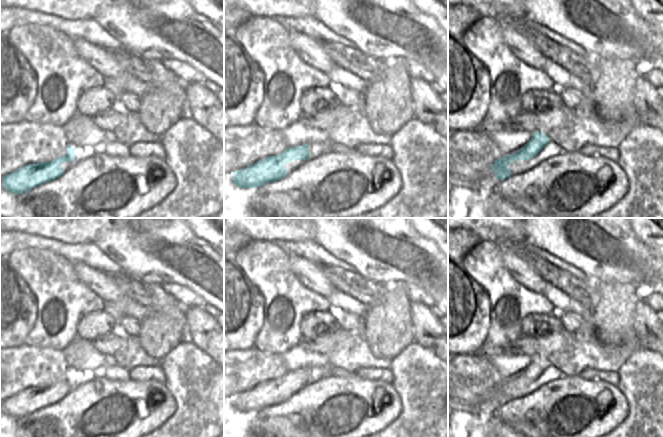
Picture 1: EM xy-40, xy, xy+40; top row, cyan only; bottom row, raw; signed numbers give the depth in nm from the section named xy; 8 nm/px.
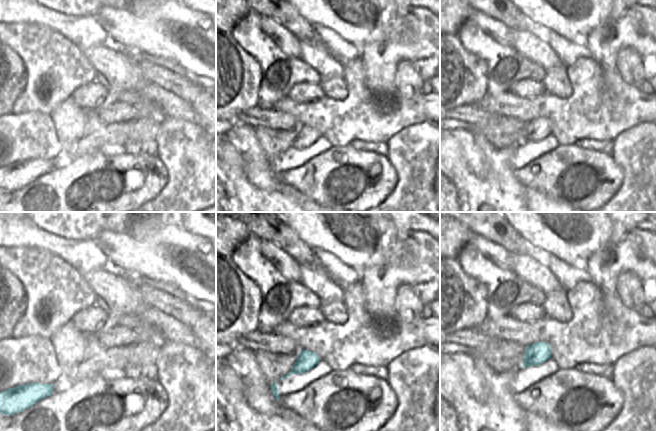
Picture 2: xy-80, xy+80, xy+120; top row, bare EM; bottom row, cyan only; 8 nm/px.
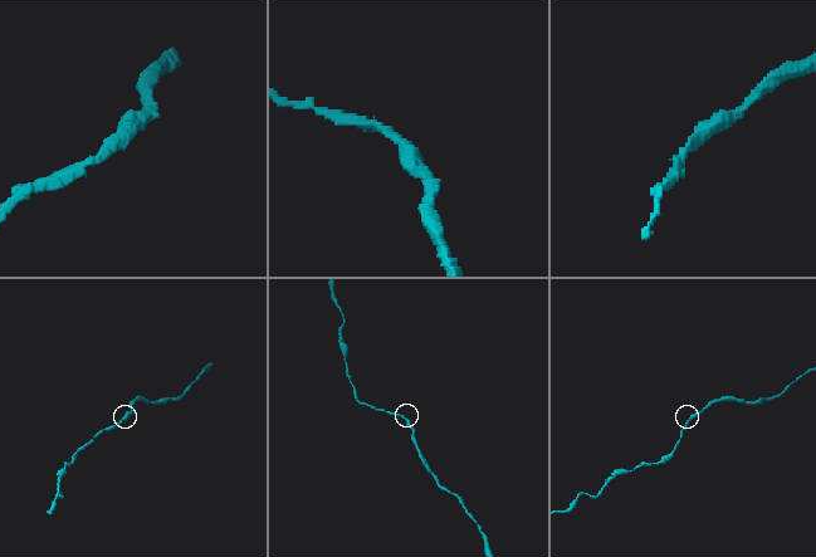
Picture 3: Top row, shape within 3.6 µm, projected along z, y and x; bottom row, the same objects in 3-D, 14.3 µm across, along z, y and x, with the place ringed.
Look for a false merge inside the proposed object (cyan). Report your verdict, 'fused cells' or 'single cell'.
single cell

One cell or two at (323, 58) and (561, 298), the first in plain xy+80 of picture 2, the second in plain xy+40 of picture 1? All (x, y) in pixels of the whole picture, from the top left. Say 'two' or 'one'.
one

